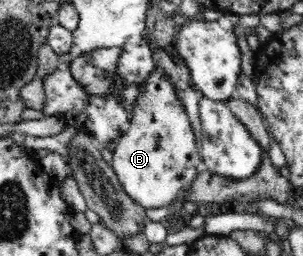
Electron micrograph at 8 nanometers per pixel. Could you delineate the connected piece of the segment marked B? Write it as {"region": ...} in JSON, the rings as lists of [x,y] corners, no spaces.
{"region":[[[153,67],[153,71],[139,83],[139,95],[129,110],[129,124],[118,137],[113,149],[113,159],[110,163],[112,169],[127,194],[145,210],[169,206],[180,191],[190,187],[198,173],[205,170],[200,150],[197,148],[195,132],[183,106],[182,93],[178,85],[169,80],[163,68]]]}

